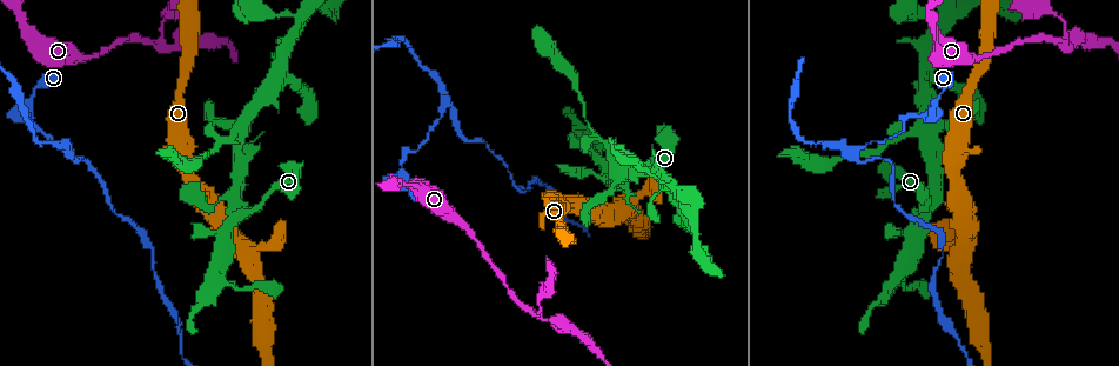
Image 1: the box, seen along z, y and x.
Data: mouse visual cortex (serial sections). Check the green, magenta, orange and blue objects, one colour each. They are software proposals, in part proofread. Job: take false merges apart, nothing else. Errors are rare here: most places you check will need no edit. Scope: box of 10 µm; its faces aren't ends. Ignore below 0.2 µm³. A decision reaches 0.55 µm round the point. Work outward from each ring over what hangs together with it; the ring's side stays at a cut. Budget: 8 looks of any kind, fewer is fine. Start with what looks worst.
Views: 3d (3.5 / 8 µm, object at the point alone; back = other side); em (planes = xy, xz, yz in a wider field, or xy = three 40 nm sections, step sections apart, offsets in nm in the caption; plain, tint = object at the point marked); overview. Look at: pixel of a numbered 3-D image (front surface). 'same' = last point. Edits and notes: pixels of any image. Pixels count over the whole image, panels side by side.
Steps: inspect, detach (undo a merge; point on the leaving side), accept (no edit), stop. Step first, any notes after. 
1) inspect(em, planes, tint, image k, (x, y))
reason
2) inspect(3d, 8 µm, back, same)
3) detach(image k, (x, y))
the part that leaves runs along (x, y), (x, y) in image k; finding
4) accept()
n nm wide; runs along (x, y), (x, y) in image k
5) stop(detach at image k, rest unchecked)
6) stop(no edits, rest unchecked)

inspect(3d, 3.5 µm, image 1, (242, 132))
three arms meet

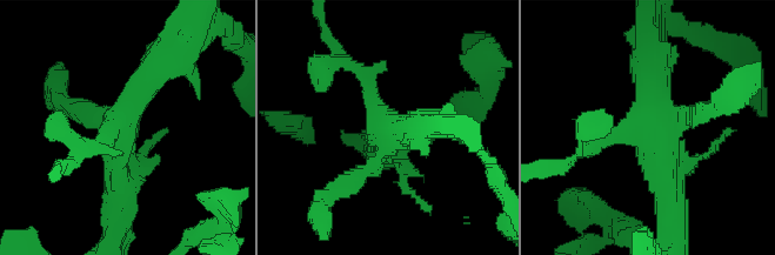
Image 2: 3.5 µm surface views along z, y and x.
inspect(em, xy, step 3, tint, image 2, (385, 126))
now the EM

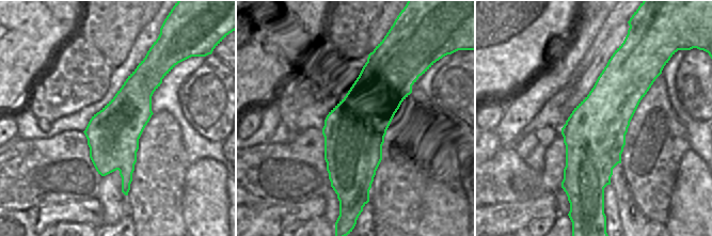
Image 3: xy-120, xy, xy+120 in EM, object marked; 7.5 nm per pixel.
accept()
460 nm wide; runs along (147, 59), (126, 114), (126, 188) in image 3; continuous, no second cell

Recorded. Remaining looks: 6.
inspect(3d, 3.5 µm, image 1, (1064, 44))
three-way junction

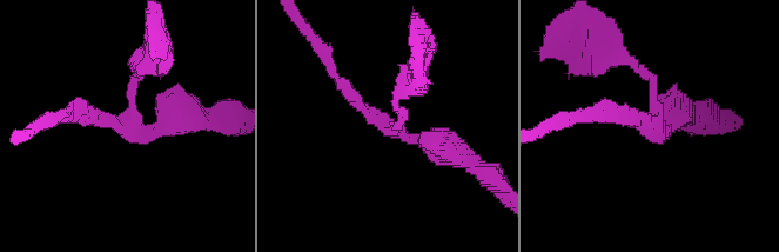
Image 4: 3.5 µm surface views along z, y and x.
inspect(em, xy, step 5, tint, image 4, (656, 128))
3 arms; arms of 150, 200, 350 nm; now the EM

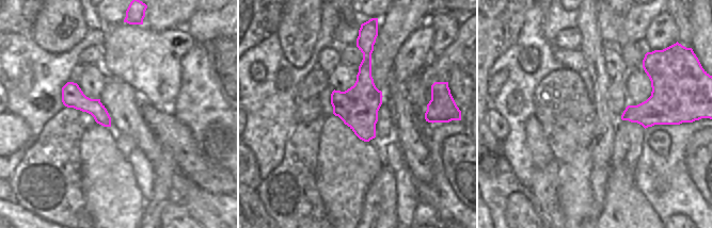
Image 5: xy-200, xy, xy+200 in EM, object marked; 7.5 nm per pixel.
inspect(em, planes, tint, same)
another direction

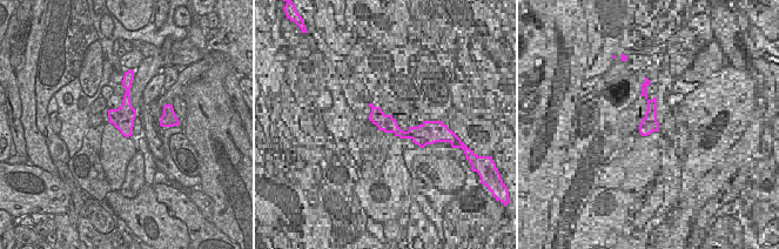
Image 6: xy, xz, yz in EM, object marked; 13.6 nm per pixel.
accept()
runs along (337, 80), (384, 128), (457, 156) in image 4; all the same cell

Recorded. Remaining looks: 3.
inspect(3d, 3.5 µm, image 1, (297, 21))
a fork

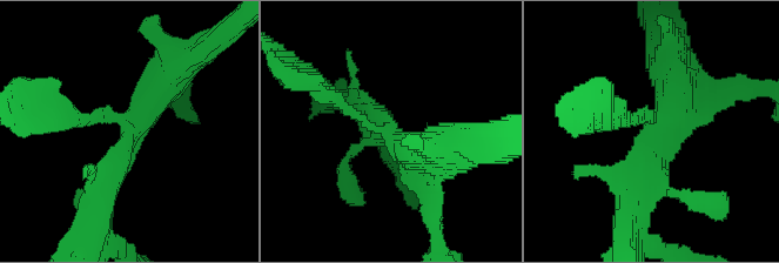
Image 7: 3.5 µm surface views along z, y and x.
inspect(em, xy, step 5, tint, image 7, (394, 133))
need the tissue

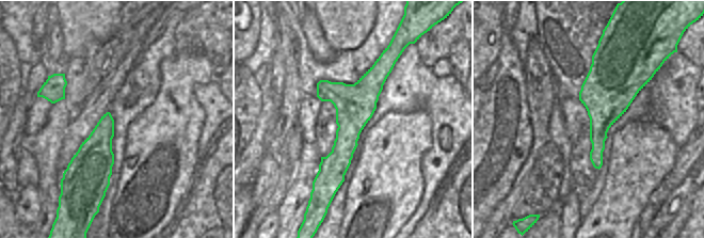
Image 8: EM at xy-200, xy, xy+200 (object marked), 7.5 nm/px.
accept()
runs along (384, 57), (355, 104), (335, 188) in image 8; one cell here

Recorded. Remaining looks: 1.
stop(no edits, rest unchecked)

